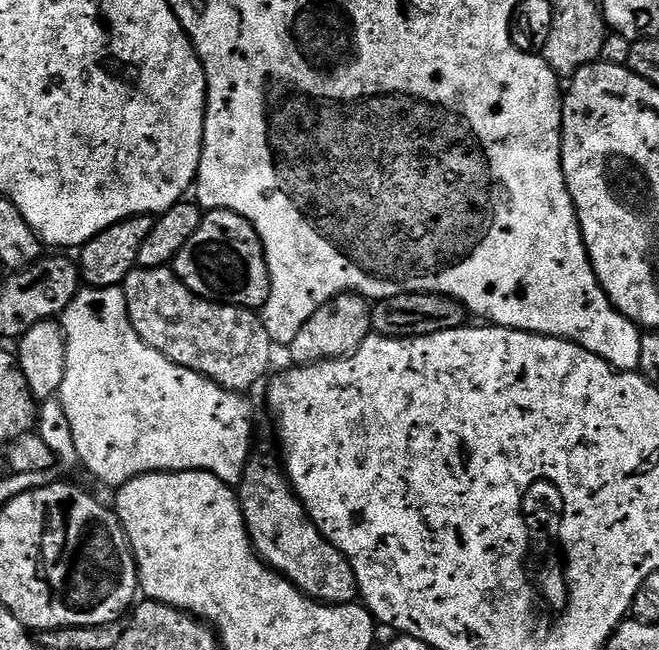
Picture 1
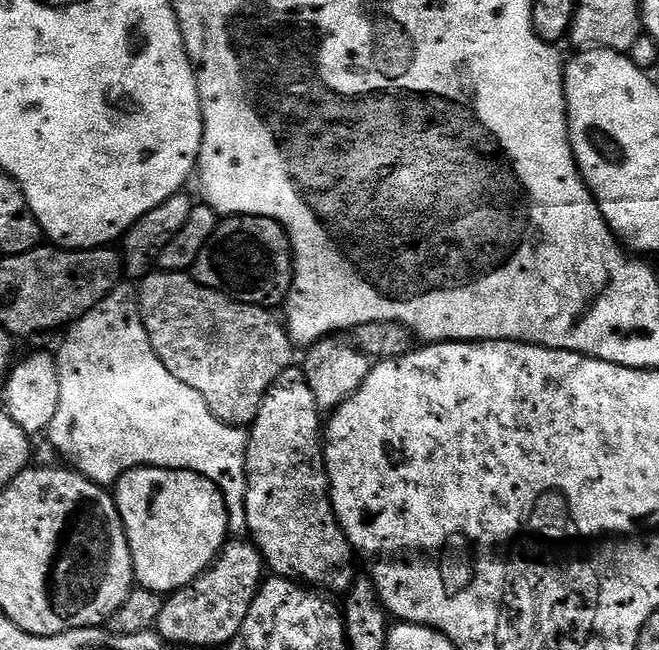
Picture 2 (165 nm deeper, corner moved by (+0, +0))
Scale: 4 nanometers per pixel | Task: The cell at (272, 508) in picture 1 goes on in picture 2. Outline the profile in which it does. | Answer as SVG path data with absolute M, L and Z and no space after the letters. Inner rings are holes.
M293 366L278 374L262 398L262 406L248 433L246 482L248 536L262 554L267 571L273 577L295 580L325 594L347 594L358 576L356 564L352 561L354 549L332 505L332 491L328 489L328 471L324 465L322 413L314 398L314 390L310 390L306 383L303 367Z

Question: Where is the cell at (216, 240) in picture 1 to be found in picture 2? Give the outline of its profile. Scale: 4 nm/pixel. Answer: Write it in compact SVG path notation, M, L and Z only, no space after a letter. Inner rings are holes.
M230 216L221 219L210 242L202 246L194 278L202 286L229 296L231 300L272 310L275 304L283 305L287 301L295 269L292 239L277 220L265 216Z

